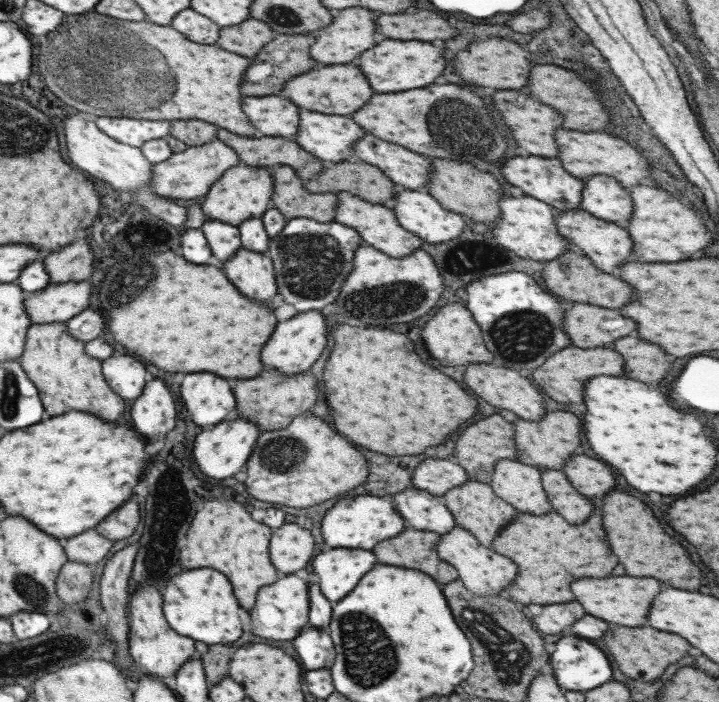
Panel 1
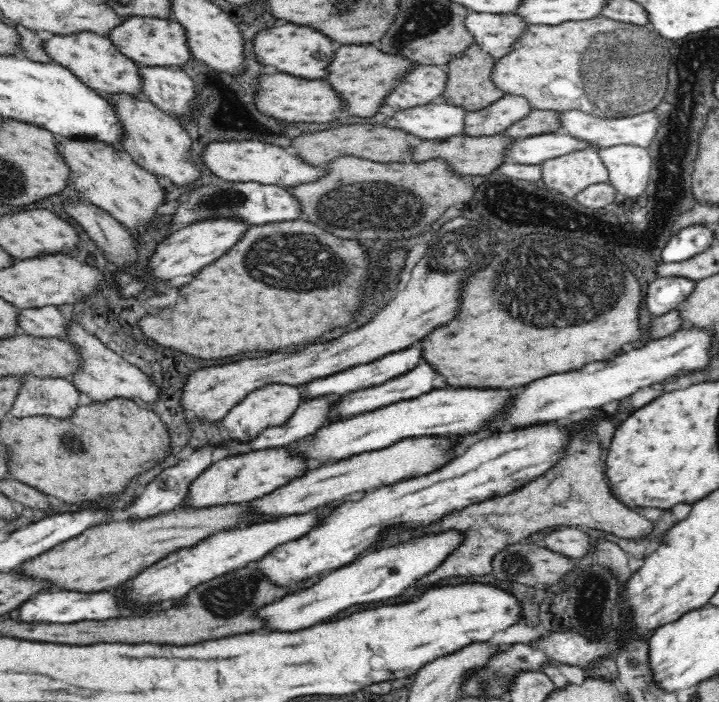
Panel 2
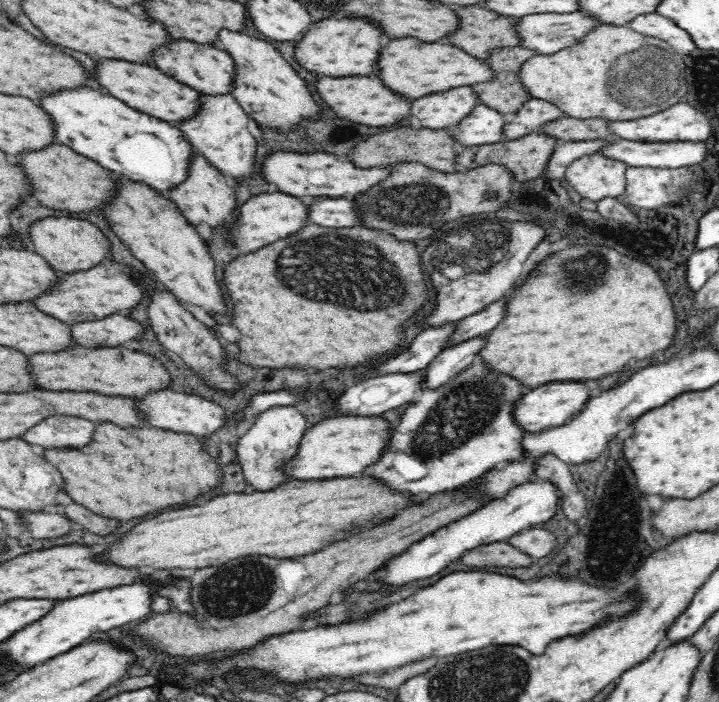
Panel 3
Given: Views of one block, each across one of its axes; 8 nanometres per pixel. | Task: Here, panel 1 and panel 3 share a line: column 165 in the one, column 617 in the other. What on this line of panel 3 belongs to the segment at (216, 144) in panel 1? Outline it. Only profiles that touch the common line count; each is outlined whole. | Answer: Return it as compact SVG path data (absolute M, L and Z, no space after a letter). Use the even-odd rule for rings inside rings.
M598 153L574 160L564 177L572 194L590 200L604 200L622 196L626 192L628 167L622 160Z

